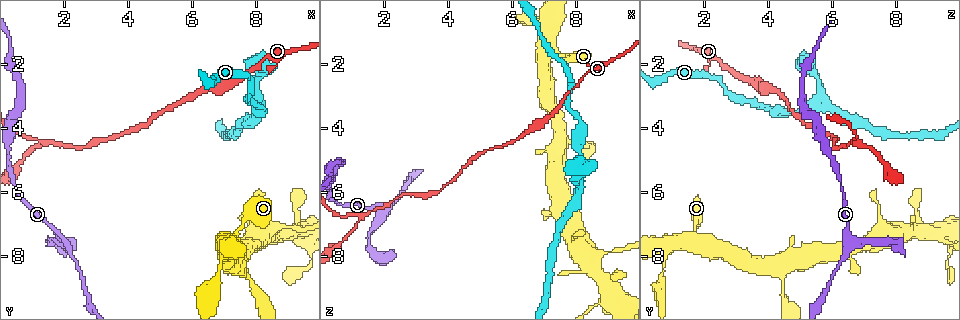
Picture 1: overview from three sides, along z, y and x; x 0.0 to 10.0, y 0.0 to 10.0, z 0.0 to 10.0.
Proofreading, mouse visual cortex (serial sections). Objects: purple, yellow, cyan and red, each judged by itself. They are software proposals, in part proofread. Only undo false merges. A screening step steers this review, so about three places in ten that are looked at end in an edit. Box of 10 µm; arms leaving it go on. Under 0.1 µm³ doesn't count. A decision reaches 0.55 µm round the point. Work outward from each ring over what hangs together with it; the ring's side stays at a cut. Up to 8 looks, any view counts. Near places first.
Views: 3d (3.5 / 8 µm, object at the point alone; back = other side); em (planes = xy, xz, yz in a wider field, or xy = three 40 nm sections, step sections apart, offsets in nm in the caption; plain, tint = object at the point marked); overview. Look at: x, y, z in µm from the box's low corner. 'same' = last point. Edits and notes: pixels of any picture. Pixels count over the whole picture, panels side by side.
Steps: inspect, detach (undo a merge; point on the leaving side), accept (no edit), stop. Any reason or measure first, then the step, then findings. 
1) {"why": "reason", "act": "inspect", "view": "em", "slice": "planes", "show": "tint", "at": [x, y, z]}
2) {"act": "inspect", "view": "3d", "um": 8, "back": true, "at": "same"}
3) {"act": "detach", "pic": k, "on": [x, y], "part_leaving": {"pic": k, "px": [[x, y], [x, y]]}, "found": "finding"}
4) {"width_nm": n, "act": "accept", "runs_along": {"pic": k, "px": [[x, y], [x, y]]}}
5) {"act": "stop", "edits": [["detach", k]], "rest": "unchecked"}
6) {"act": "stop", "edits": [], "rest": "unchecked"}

{"why": "abrupt turn", "act": "inspect", "view": "em", "slice": "xy", "step": 5, "show": "tint", "at": [1.90, 7.45, 6.70]}

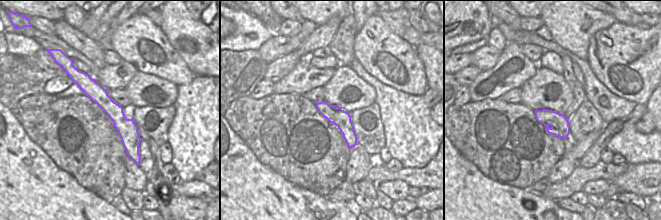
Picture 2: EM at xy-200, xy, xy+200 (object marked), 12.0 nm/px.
{"why": "wider look", "act": "inspect", "view": "3d", "um": 3.5, "at": "same"}

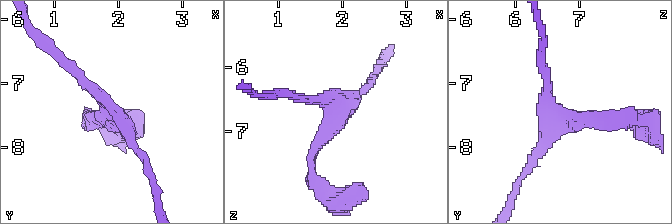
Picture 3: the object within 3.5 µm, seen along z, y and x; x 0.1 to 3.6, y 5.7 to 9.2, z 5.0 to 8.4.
{"act": "accept", "runs_along": {"pic": 3, "px": [[542, 63], [554, 109], [616, 115]]}, "found": "continuous, no second cell"}

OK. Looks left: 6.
{"why": "narrows sharply", "act": "inspect", "view": "3d", "um": 3.5, "at": [1.30, 4.55, 6.70]}

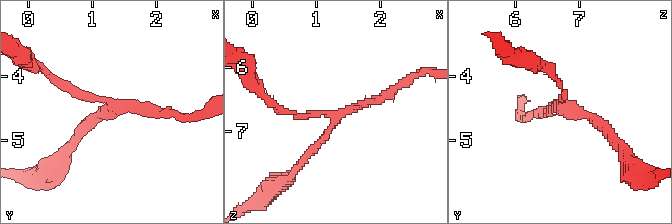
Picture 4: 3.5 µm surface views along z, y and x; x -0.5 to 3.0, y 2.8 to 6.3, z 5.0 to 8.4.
{"arms": 3, "arm_widths_nm": [150, 150, 150], "act": "inspect", "view": "em", "slice": "planes", "show": "tint", "at": [1.30, 4.45, 6.80]}

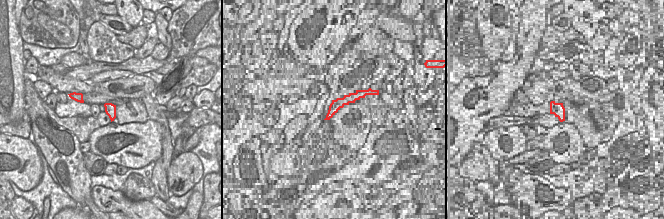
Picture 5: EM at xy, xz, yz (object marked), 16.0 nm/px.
{"width_nm": 190, "act": "accept", "runs_along": {"pic": 4, "px": [[395, 88], [340, 114], [300, 163]]}, "found": "one cell here"}

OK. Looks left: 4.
{"act": "inspect", "view": "3d", "um": 3.5, "back": true, "at": [8.55, 7.15, 7.95]}

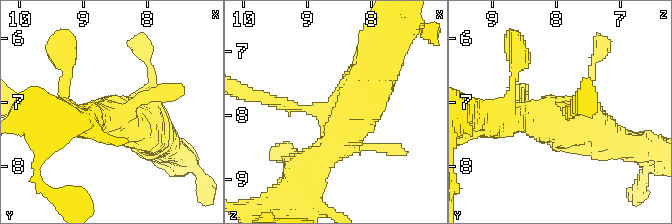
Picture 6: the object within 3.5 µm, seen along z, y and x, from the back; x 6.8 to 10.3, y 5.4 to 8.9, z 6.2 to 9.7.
{"act": "inspect", "view": "em", "slice": "xy", "step": 3, "show": "plain", "at": [8.55, 7.10, 7.95]}

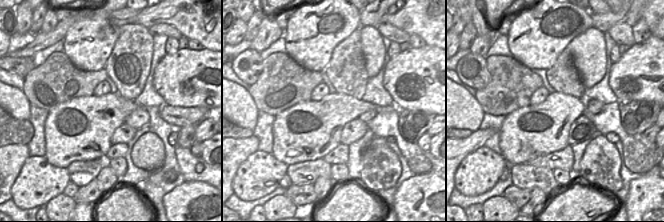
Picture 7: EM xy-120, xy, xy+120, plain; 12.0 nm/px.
{"why": "with the object marked", "act": "inspect", "view": "em", "slice": "xy", "step": 3, "show": "tint", "at": "same"}

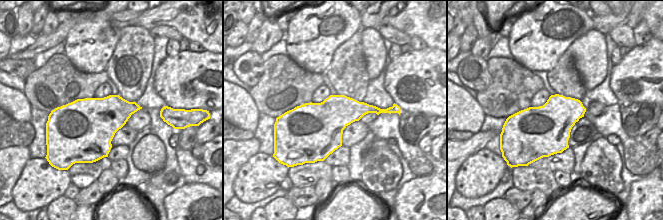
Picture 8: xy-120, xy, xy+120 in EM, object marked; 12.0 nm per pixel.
{"width_nm": 550, "act": "accept", "runs_along": {"pic": 6, "px": [[377, 65], [340, 136], [310, 170]]}, "found": "continuous, no second cell"}

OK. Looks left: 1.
{"act": "stop", "edits": [], "rest": "unchecked"}

